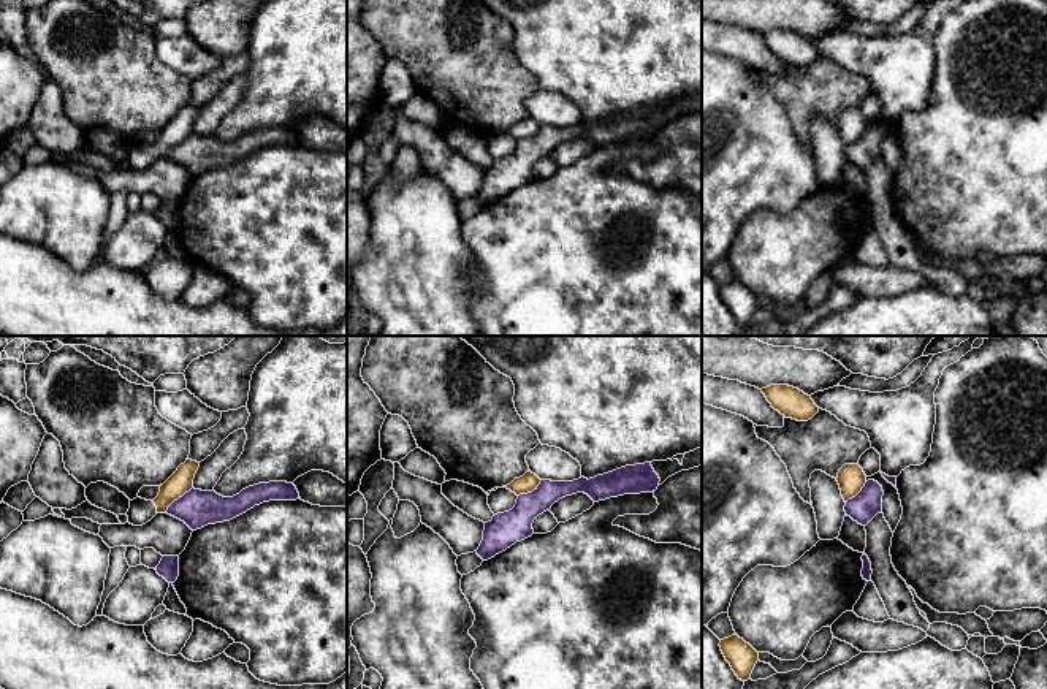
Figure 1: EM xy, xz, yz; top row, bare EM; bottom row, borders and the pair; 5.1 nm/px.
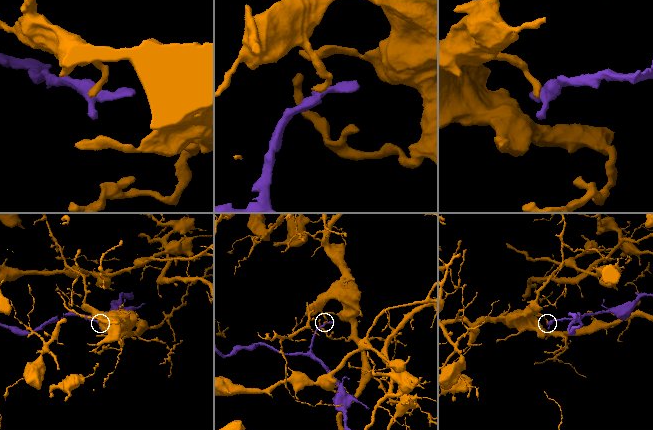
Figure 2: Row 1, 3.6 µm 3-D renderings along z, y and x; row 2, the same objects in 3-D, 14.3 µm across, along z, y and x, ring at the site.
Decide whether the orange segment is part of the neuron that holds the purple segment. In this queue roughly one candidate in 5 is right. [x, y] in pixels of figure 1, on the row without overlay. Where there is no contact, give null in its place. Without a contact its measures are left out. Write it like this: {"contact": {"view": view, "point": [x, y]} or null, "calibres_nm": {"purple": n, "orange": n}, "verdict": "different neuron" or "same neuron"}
{"contact": {"view": "xy", "point": [179, 143]}, "calibres_nm": {"purple": 190, "orange": 120}, "verdict": "different neuron"}

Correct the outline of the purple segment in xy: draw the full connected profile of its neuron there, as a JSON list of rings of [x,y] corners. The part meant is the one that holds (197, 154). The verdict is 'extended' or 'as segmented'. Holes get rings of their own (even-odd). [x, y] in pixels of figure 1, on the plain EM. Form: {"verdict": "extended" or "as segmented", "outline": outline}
{"verdict": "as segmented", "outline": [[[287,127],[258,128],[233,143],[192,133],[174,146],[165,158],[196,176],[207,169],[230,166],[263,147],[296,144],[301,144],[296,131]]]}

